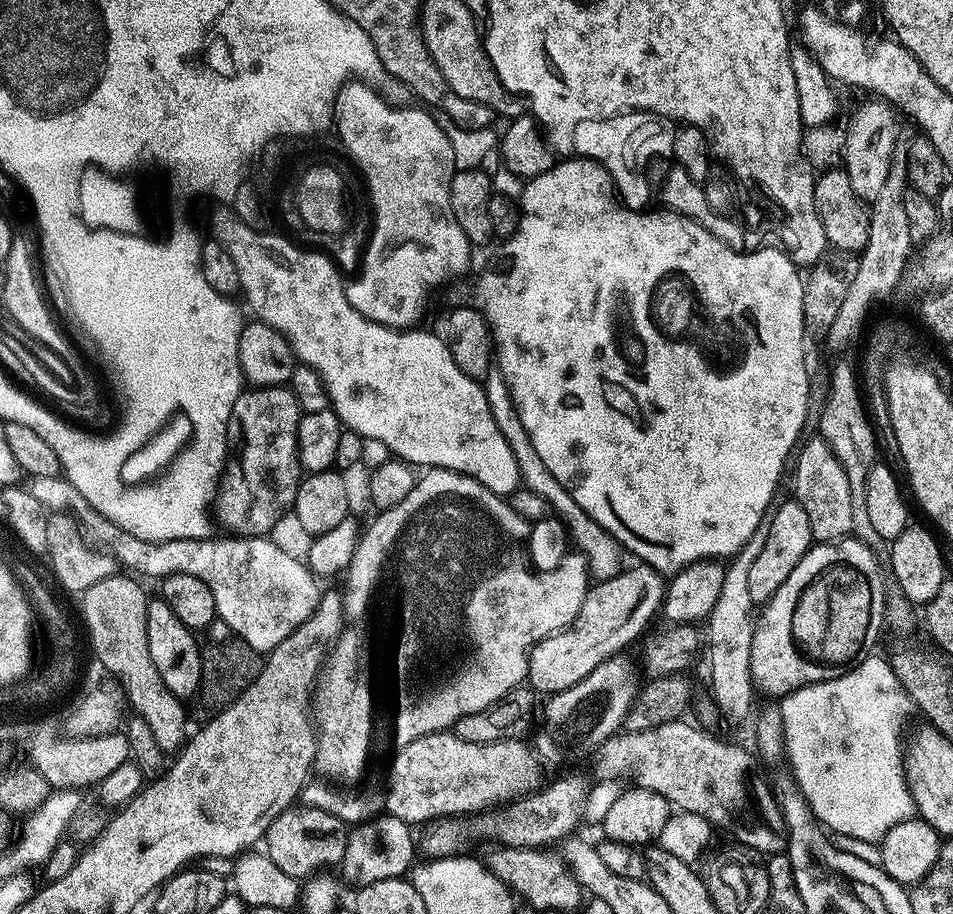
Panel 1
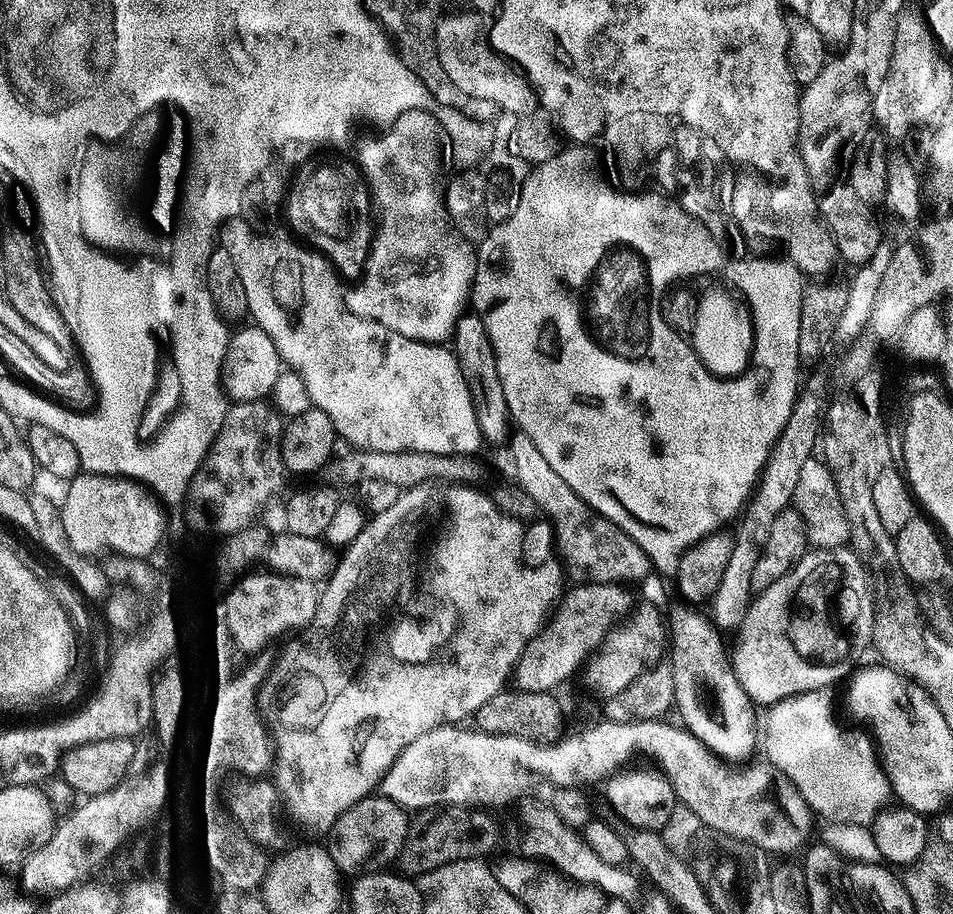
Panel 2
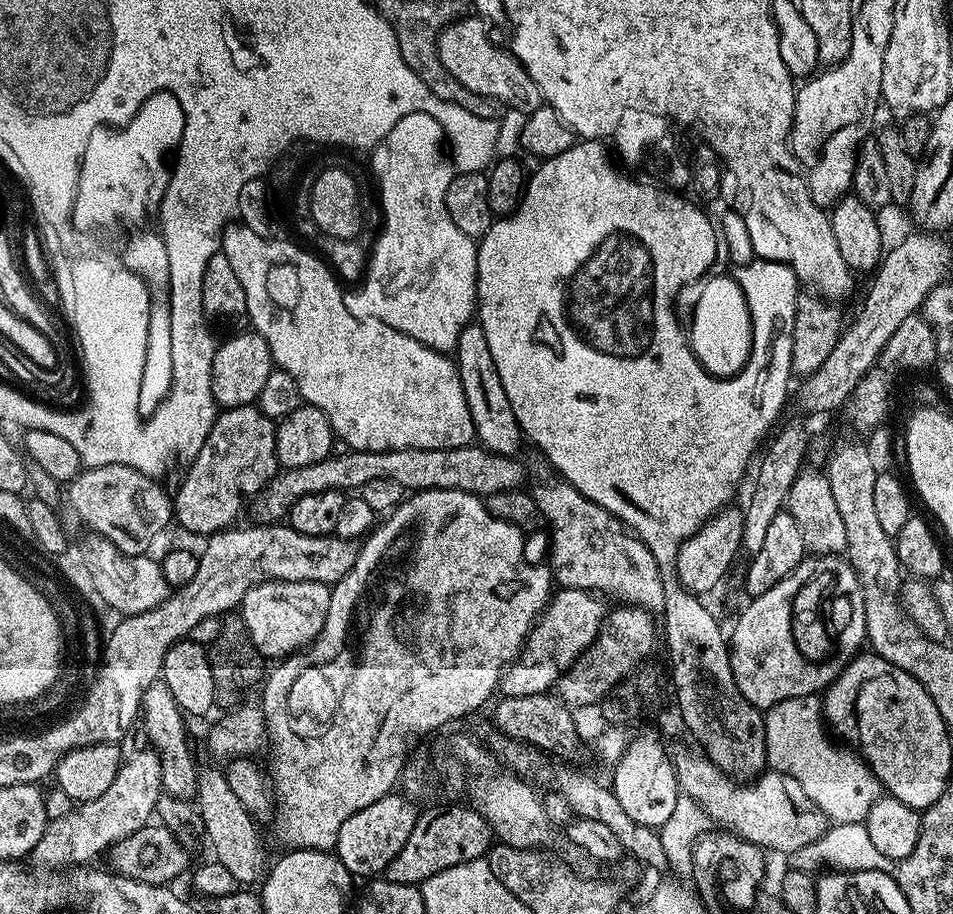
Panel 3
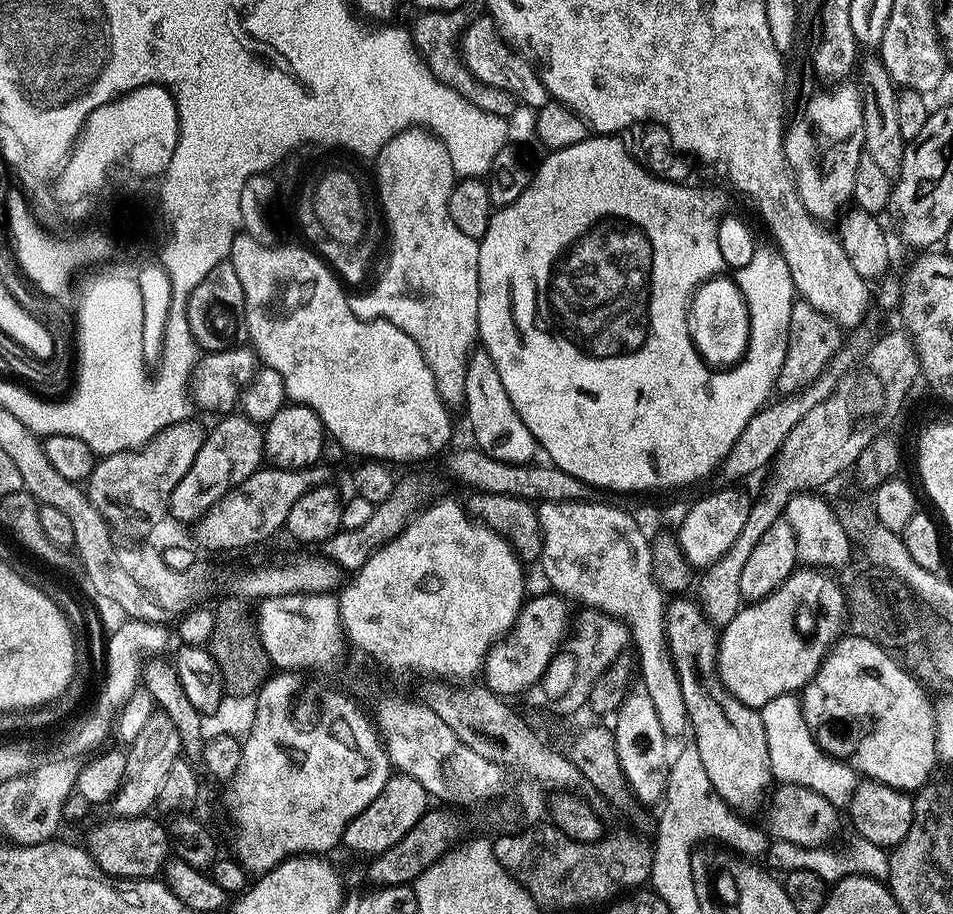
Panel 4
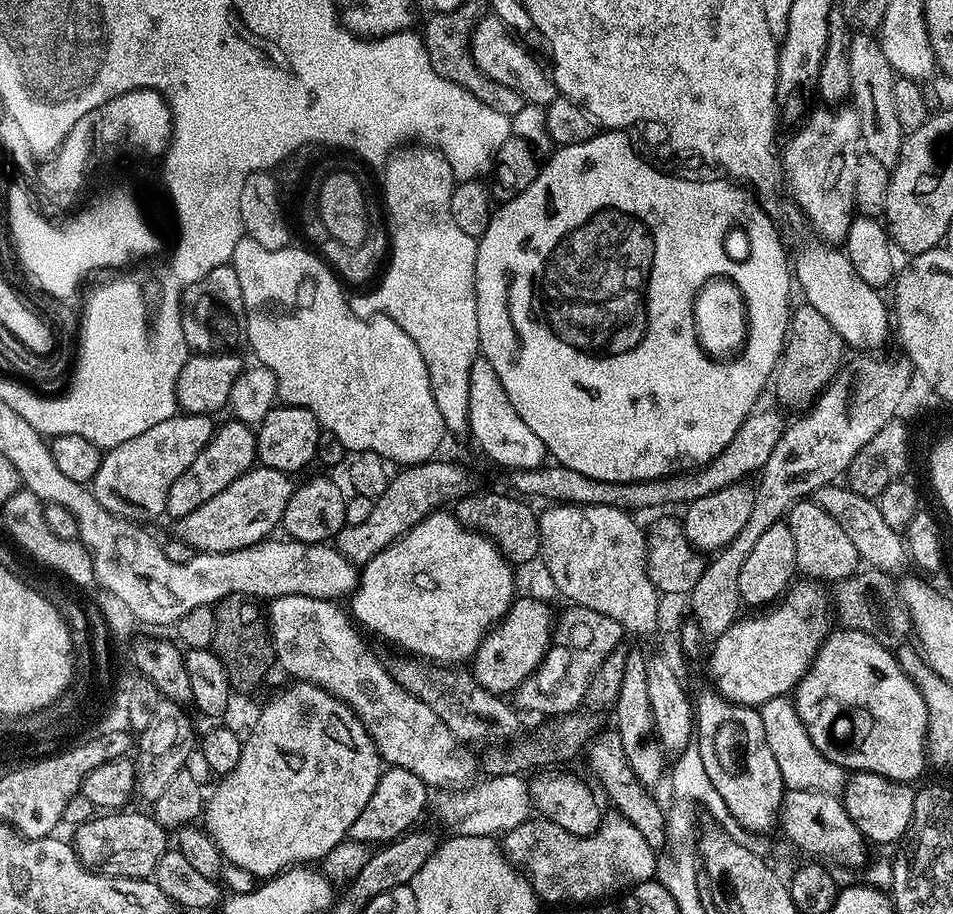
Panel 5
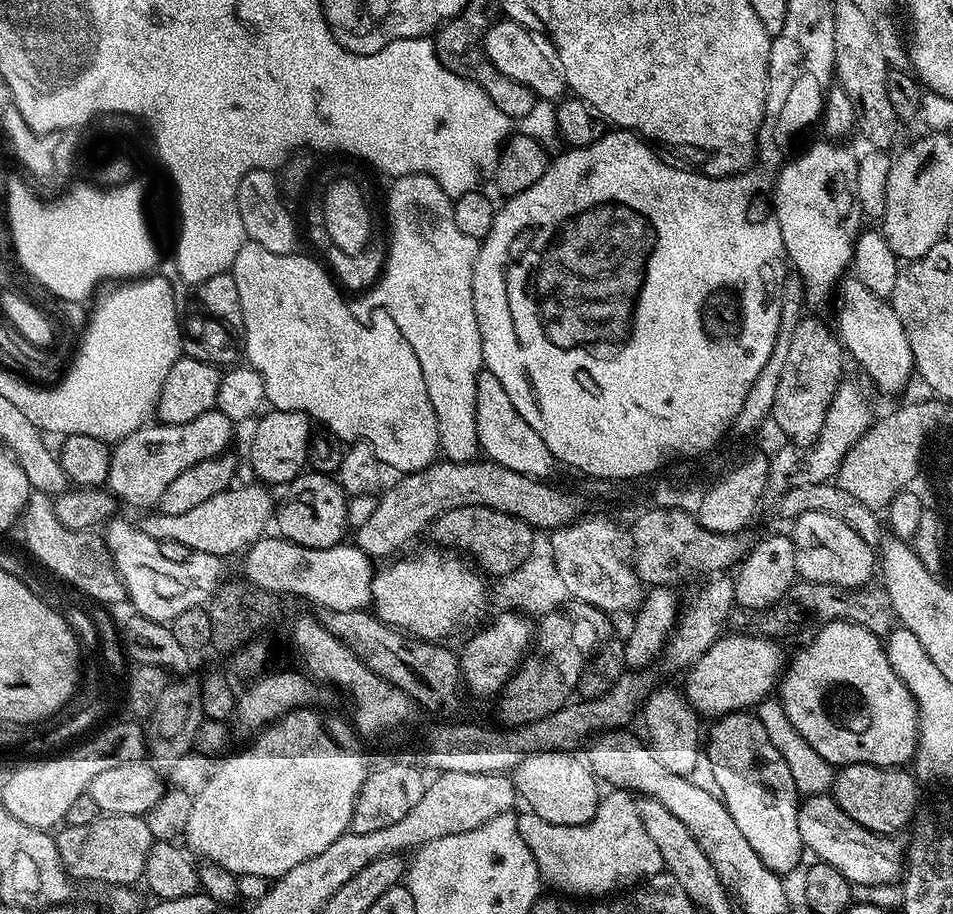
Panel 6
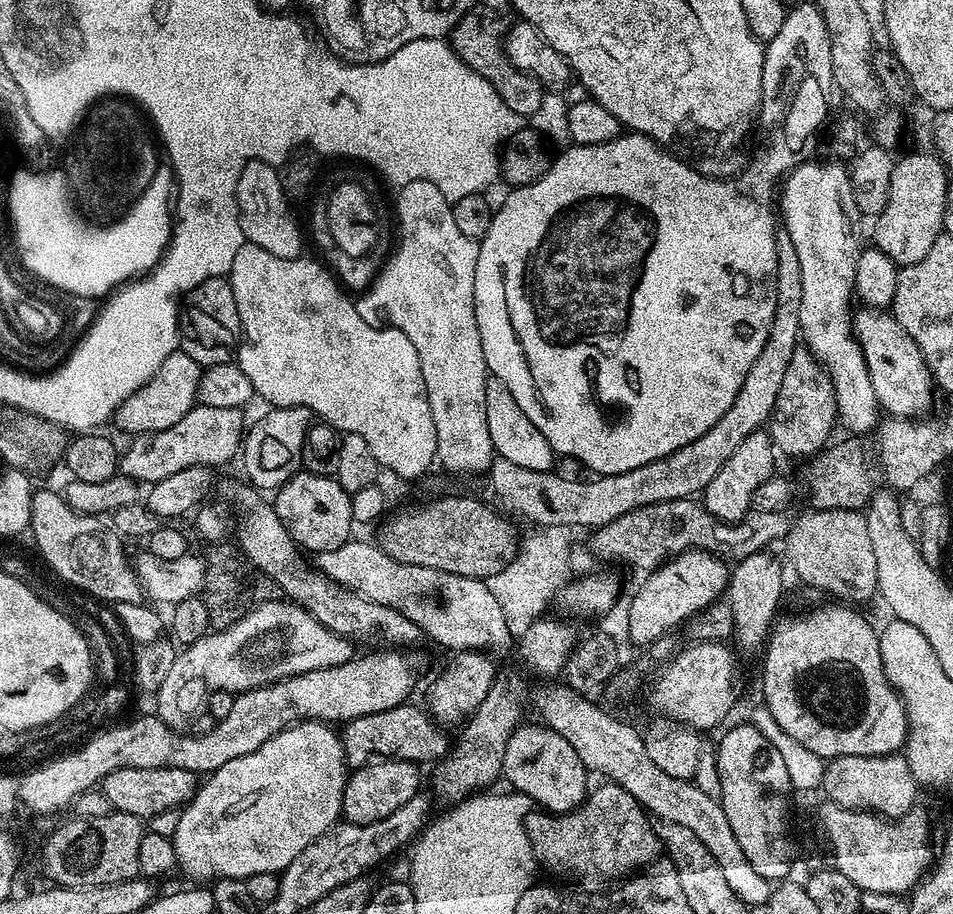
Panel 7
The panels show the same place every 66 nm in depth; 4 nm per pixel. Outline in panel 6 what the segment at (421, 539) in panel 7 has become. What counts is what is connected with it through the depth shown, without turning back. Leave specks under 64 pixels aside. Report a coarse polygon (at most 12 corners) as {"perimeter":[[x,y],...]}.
{"perimeter":[[486,506],[437,517],[441,549],[492,578],[518,570],[537,536],[522,518]]}

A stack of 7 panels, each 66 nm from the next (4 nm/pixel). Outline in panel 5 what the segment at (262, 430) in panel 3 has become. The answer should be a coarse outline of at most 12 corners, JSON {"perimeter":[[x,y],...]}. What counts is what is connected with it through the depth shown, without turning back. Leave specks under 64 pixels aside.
{"perimeter":[[232,418],[170,486],[179,518],[257,463],[253,425]]}

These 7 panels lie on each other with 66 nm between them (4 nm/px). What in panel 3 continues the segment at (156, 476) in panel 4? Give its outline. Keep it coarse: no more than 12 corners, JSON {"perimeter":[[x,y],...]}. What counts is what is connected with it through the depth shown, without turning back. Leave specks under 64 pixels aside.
{"perimeter":[[121,464],[84,468],[68,504],[89,533],[139,556],[174,504]]}

